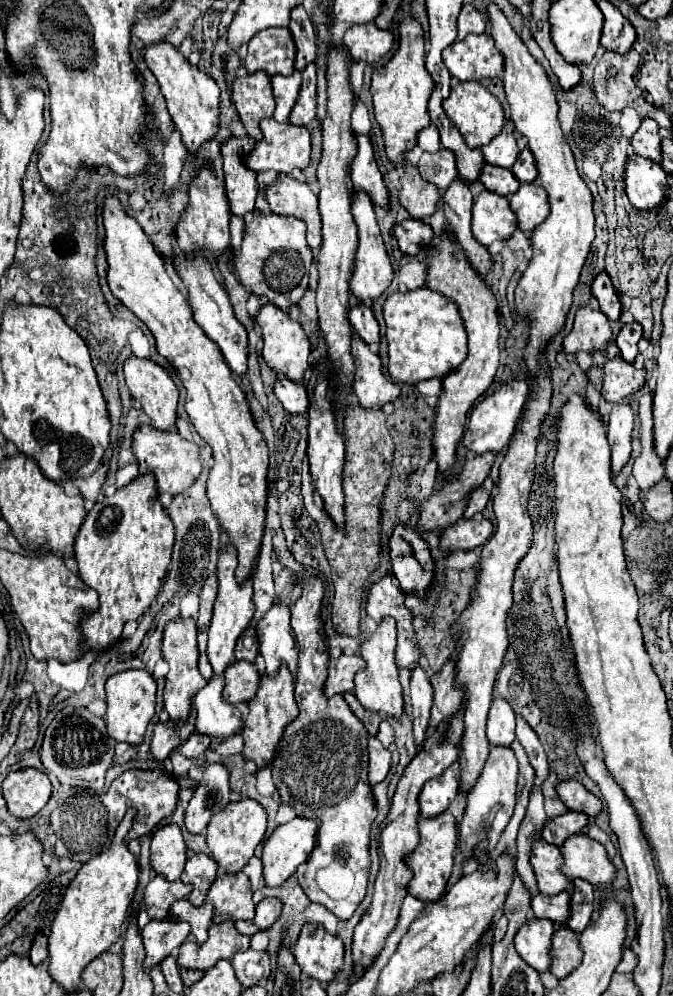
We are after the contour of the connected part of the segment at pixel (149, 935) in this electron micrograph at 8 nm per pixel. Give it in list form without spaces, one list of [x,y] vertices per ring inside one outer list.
[[[149,921],[141,929],[141,939],[145,945],[145,961],[143,969],[149,971],[151,967],[159,965],[165,957],[169,957],[185,939],[189,937],[189,925],[185,921]]]

